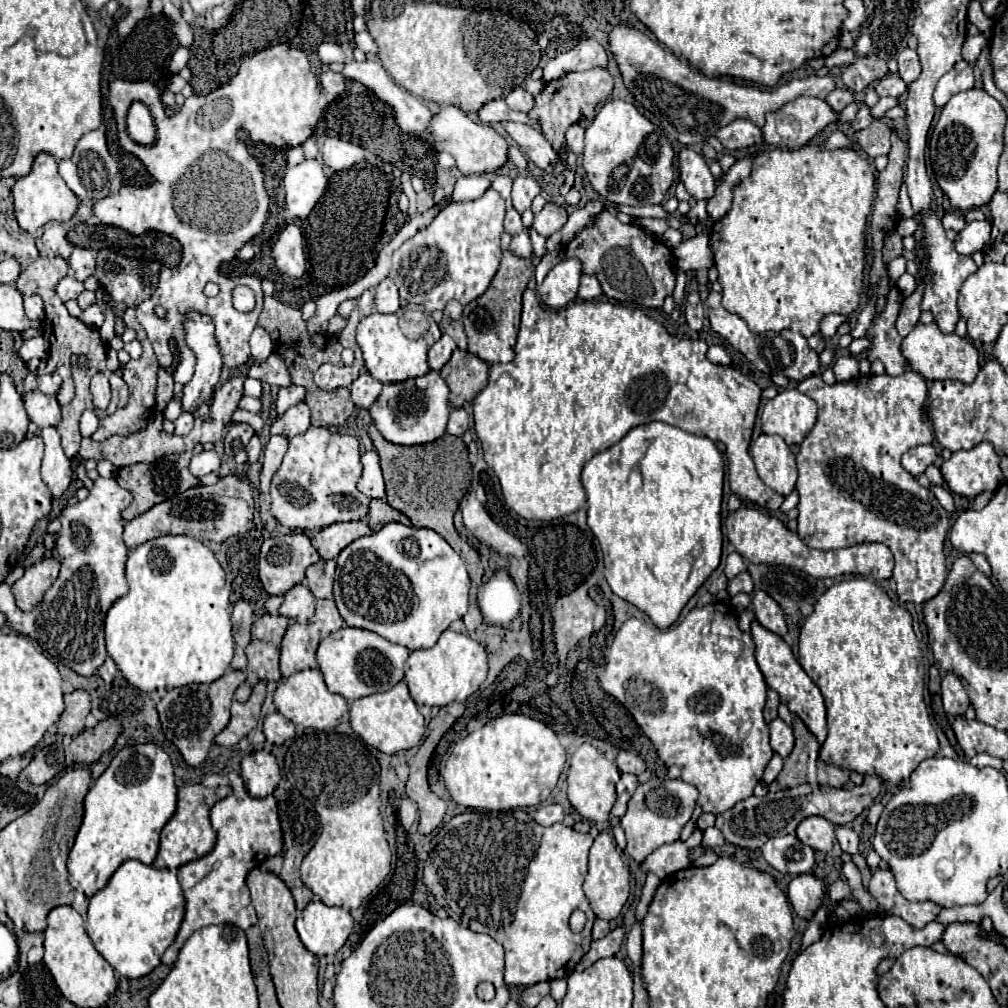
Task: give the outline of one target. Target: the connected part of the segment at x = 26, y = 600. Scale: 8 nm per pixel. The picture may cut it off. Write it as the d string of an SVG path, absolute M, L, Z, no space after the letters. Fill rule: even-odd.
M42 559L40 563L26 569L24 577L12 585L12 593L18 609L32 611L44 597L44 591L56 581L60 563L56 559Z

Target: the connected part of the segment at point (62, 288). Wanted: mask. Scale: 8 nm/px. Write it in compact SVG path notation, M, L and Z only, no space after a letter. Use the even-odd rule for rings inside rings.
M68 275L68 277L64 277L60 283L58 283L58 287L56 287L56 293L58 293L58 297L66 303L66 301L70 301L70 299L78 299L78 295L84 291L84 283L80 283L74 275Z

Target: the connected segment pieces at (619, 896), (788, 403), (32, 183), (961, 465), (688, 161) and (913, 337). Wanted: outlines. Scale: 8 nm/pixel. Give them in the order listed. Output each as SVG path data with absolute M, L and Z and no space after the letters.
M600 833L594 839L594 845L590 849L590 857L588 857L588 875L584 881L584 893L590 901L592 911L596 913L596 917L612 921L620 915L624 903L628 901L630 895L630 871L624 865L618 849L616 849L616 841L610 833Z
M786 389L764 405L762 431L780 435L788 445L802 443L816 423L816 401L798 389Z
M40 153L34 159L32 171L26 177L16 179L16 185L12 187L12 199L16 221L28 233L34 233L36 229L50 221L70 221L78 209L78 197L66 187L66 183L58 175L56 159L48 153Z
M980 443L974 449L952 453L952 457L942 463L940 471L942 471L942 475L944 475L944 479L946 479L946 483L948 483L952 493L958 493L958 495L964 495L968 499L974 499L982 491L998 489L998 485L1004 479L998 463L1000 463L1000 457L996 455L992 443Z
M682 147L678 153L678 169L680 181L694 199L710 199L714 195L714 177L706 165L706 159L698 151Z
M918 323L904 339L902 339L902 355L906 357L906 361L910 363L910 367L920 373L926 381L936 381L936 379L958 379L962 383L972 383L980 363L978 363L978 351L974 349L974 345L964 339L958 337L954 333L942 333L936 323L930 325L922 325Z

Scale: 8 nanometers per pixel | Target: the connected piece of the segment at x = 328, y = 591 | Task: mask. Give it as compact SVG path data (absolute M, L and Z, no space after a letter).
M320 559L306 571L306 585L318 599L330 599L332 597L332 585L334 585L334 571L336 561L324 561Z

